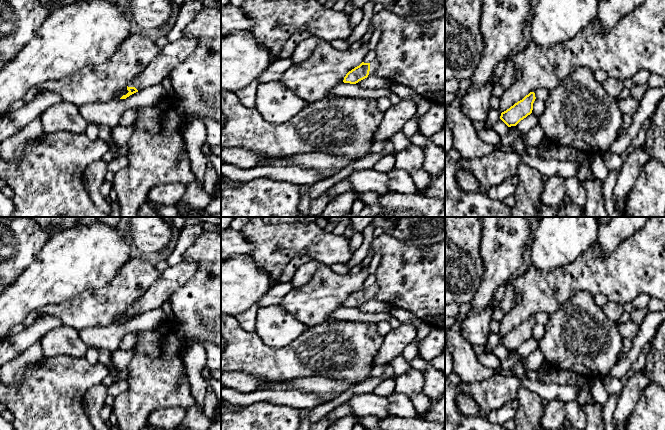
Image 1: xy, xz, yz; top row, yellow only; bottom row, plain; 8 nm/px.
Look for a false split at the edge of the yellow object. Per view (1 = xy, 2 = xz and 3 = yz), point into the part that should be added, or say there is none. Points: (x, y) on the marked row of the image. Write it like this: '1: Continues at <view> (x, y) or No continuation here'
1: Continues at xy (172, 54)
2: Continues at xz (373, 65)
3: No continuation here

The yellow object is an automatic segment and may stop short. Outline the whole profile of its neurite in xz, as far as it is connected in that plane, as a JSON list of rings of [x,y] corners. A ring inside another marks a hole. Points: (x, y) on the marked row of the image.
[[[373,61],[371,63],[362,62],[359,66],[355,67],[346,74],[343,82],[356,84],[368,76],[373,76],[377,68],[378,63],[376,61]]]

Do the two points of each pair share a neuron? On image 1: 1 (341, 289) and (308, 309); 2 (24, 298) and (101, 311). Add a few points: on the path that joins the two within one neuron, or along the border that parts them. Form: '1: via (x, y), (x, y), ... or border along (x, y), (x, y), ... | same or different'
1: via (333, 289), (328, 290), (316, 301) | same
2: border along (79, 295), (61, 302), (47, 304), (40, 312) | different

